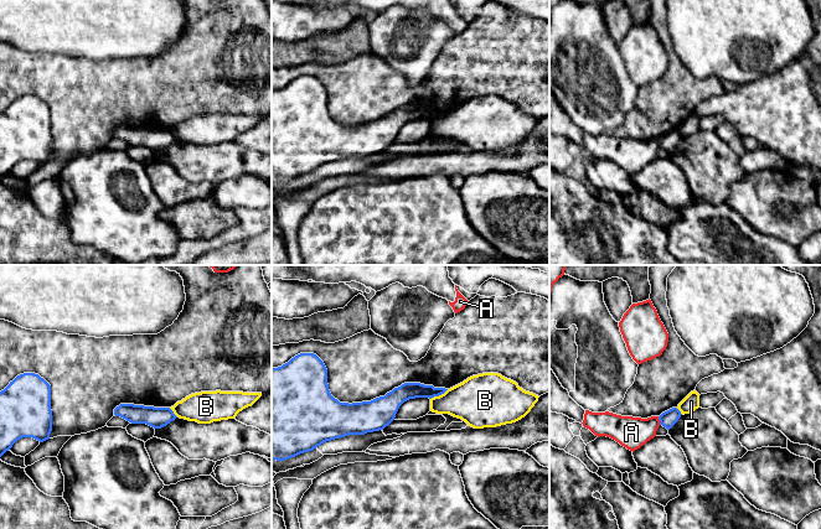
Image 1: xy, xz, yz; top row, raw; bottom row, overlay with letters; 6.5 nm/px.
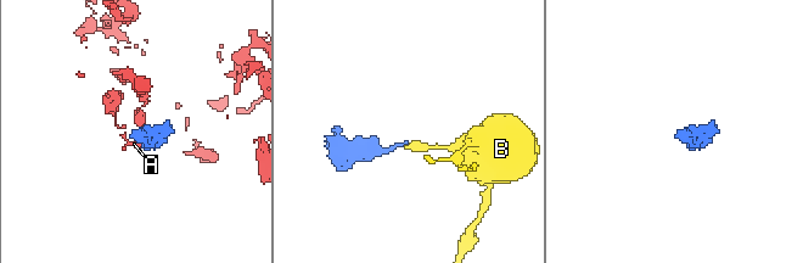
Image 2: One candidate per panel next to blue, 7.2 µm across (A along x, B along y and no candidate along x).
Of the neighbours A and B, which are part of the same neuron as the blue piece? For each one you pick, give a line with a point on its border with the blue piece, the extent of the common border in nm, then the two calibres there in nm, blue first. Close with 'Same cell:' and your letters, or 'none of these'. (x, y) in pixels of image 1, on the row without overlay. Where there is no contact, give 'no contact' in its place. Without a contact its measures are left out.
Same cell: none of these

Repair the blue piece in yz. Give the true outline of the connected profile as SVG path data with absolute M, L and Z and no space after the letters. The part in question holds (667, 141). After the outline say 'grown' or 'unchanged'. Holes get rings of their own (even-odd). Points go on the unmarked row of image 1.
M672 130L659 139L660 147L670 152L681 140L681 134L677 130Z; unchanged

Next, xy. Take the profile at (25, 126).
M35 95L17 98L0 114L0 180L22 160L40 165L50 161L52 154L51 108Z; unchanged

